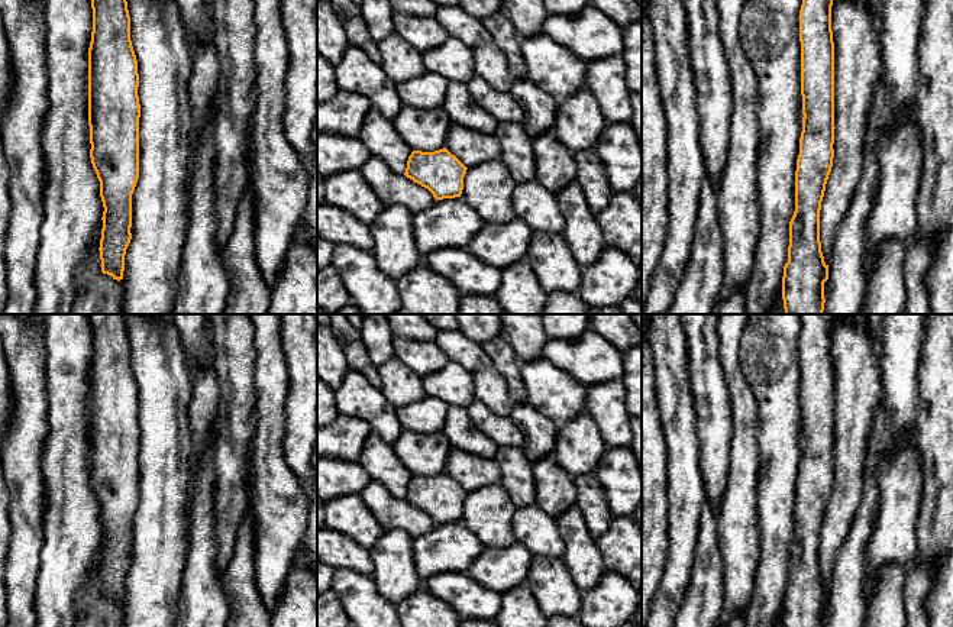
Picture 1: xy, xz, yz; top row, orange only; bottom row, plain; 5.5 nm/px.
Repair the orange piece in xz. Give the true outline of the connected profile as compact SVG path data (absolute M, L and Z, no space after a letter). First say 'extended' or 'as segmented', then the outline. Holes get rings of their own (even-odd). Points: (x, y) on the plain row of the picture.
as segmented; M446 472L413 475L404 500L427 513L436 524L461 521L466 491Z

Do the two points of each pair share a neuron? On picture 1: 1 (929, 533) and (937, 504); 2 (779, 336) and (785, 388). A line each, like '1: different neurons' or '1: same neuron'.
1: same neuron
2: same neuron

